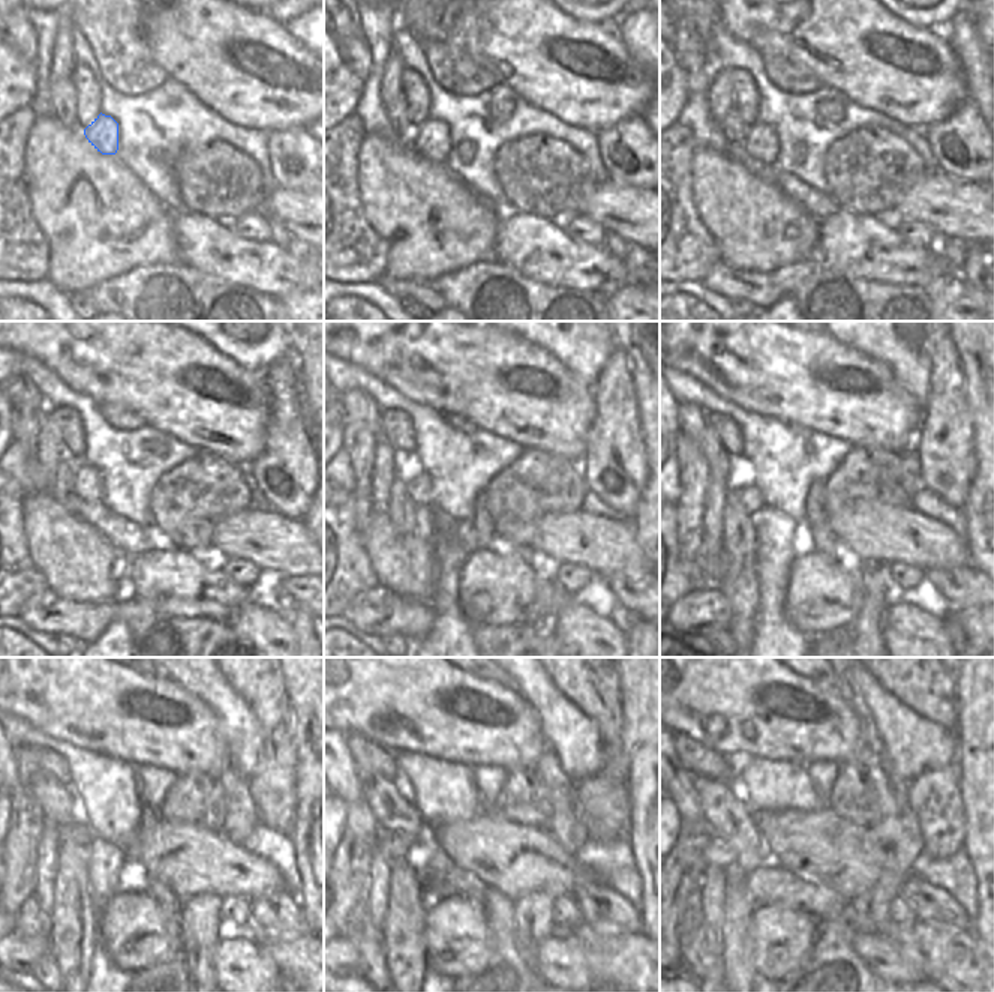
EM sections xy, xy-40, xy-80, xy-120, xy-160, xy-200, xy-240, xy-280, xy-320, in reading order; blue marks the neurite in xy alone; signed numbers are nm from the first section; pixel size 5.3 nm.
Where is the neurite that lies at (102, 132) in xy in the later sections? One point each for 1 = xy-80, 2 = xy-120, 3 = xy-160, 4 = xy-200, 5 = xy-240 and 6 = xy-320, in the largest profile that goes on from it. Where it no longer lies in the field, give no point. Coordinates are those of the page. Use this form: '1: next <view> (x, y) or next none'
1: next xy-80 (762, 143)
2: next xy-120 (87, 482)
3: next xy-160 (419, 489)
4: next xy-200 (750, 497)
5: next xy-240 (80, 835)
6: next xy-320 (718, 853)

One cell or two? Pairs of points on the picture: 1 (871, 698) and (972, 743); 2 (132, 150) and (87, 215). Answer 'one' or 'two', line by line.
1: two
2: two

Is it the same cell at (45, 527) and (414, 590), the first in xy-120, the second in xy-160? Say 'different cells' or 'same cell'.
same cell

